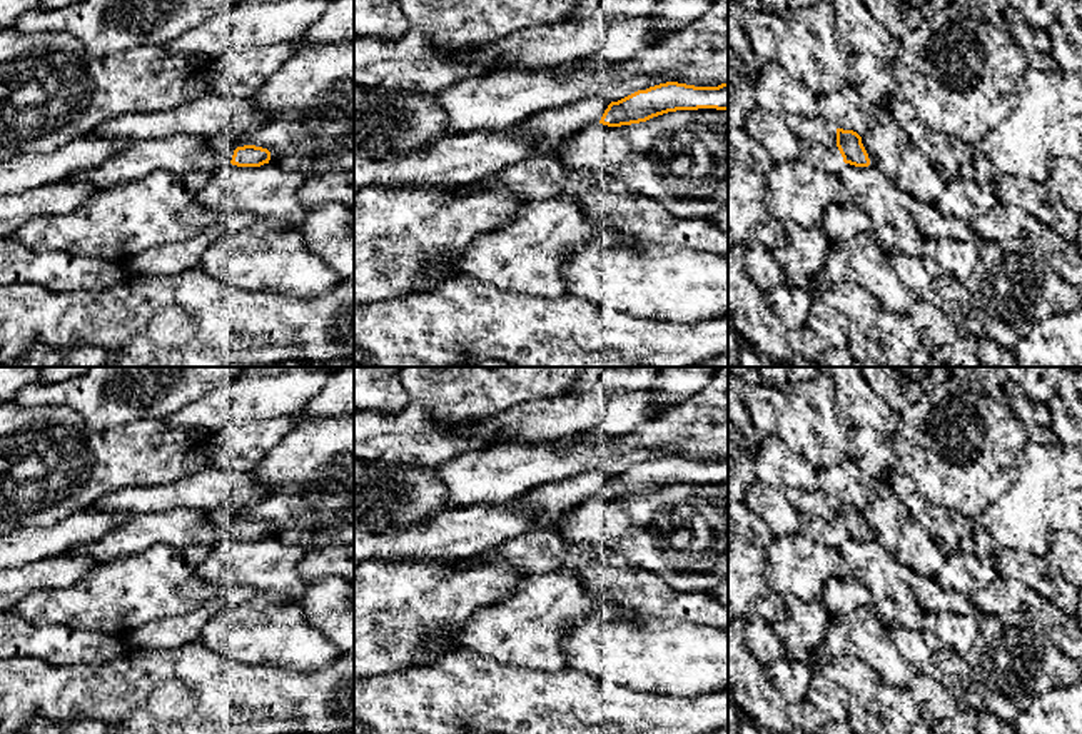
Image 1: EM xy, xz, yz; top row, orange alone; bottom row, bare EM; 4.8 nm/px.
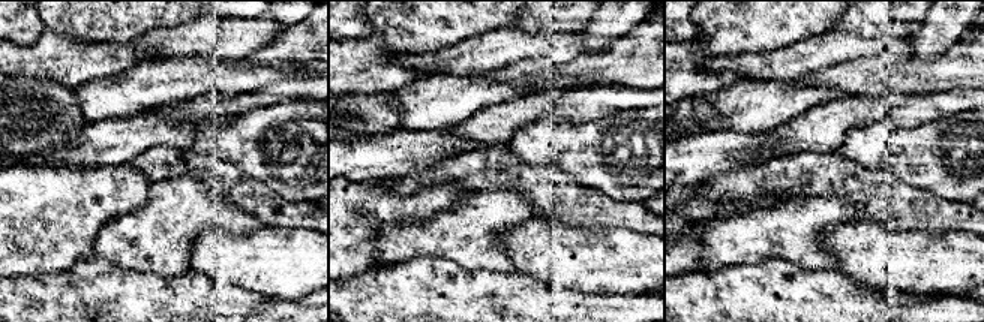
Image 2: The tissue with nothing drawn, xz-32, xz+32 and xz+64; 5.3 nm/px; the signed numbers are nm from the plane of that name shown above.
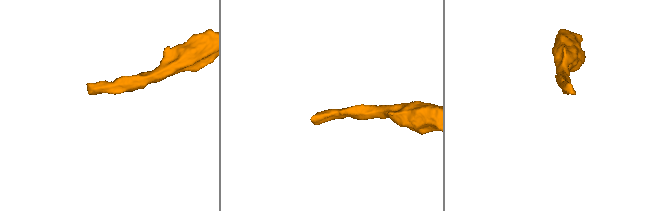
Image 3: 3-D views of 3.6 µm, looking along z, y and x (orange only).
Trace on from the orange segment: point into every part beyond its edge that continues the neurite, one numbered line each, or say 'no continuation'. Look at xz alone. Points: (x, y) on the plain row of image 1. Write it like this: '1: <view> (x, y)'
1: xz (556, 497)

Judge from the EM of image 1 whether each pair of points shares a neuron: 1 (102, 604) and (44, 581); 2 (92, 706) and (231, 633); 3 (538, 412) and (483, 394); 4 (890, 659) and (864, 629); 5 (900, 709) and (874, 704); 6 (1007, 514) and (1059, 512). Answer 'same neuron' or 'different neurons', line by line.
1: different neurons
2: different neurons
3: different neurons
4: same neuron
5: same neuron
6: different neurons

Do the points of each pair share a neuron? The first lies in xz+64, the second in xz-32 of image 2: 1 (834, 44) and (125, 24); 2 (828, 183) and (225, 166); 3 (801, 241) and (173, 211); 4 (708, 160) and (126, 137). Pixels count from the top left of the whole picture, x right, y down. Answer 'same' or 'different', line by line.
1: different
2: same
3: same
4: same

